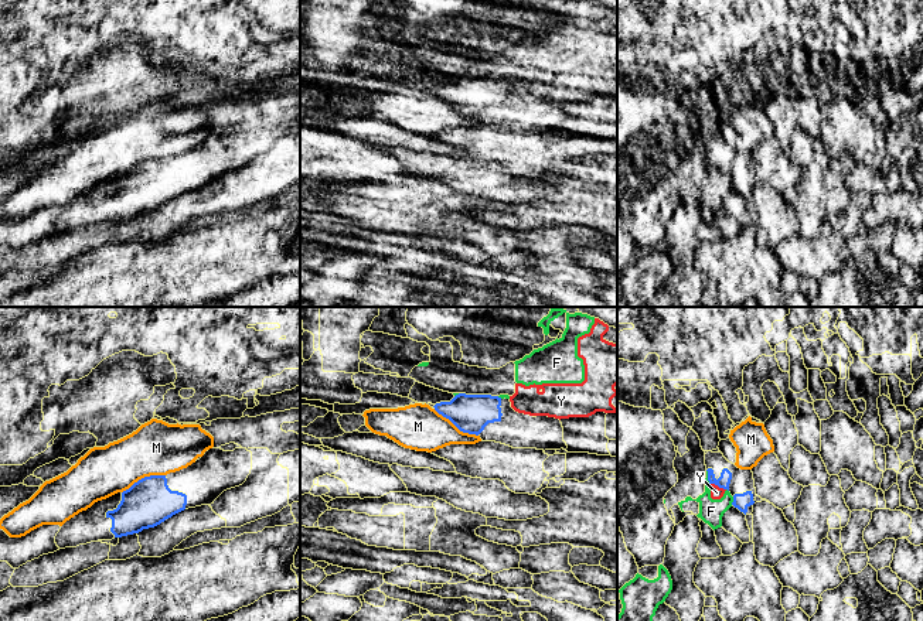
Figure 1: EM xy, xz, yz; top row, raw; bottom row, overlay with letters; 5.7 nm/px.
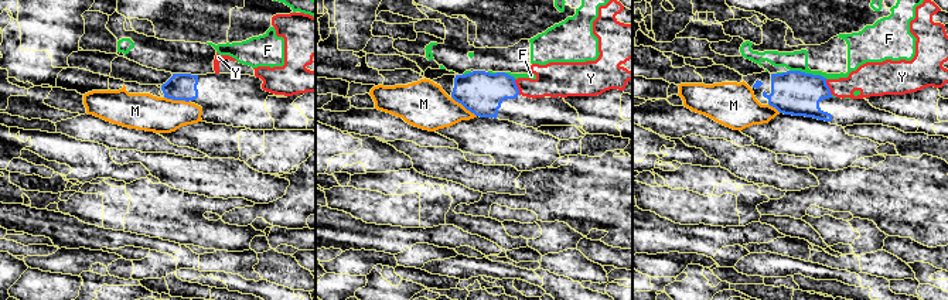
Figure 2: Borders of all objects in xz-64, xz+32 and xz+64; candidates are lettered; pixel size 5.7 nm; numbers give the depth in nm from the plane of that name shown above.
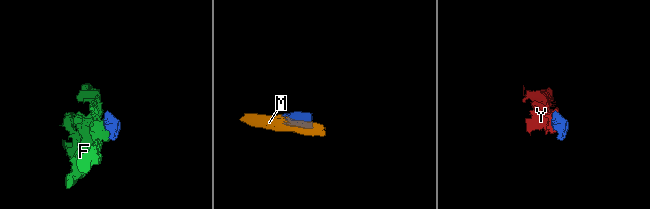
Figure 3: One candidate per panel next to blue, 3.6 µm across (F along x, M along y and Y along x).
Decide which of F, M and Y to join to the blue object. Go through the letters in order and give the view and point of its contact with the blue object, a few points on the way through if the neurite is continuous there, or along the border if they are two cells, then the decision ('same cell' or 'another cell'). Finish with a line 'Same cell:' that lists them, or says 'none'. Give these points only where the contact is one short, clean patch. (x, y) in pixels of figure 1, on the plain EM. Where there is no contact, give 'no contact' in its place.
F: yz (708, 160) | another cell
M: xz (456, 109) | along xz (433, 92), (460, 113), (477, 119) | another cell
Y: yz (718, 169) | along yz (711, 166), (725, 173) | another cell
Same cell: none

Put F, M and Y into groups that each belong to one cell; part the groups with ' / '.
F / M / Y

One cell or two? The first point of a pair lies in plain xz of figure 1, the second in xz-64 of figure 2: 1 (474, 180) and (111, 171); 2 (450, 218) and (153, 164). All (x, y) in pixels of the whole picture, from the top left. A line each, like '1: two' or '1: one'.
1: two
2: two

